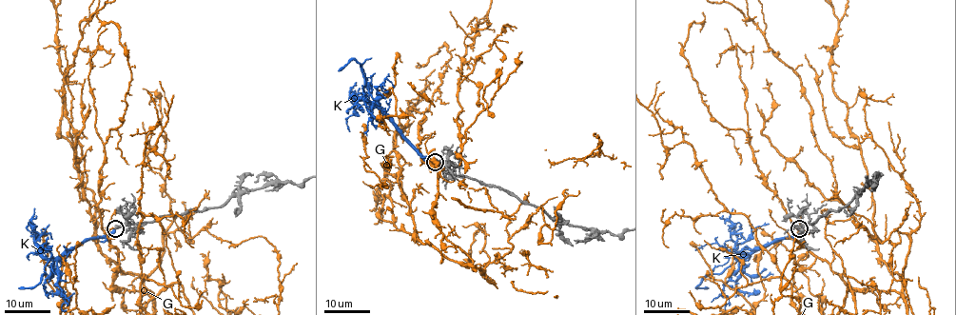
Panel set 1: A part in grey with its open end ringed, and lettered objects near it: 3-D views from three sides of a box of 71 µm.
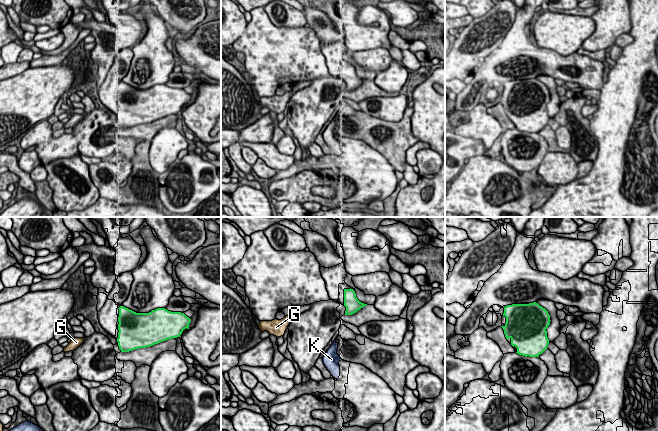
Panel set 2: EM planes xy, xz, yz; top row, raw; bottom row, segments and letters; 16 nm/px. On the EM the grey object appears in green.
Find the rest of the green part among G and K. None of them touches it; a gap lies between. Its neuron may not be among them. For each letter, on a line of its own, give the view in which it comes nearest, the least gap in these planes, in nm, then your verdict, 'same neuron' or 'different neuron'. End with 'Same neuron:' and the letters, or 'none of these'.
G: view xy; gap 550 nm; different neuron
K: view xz; gap 440 nm; same neuron
Same neuron: K

